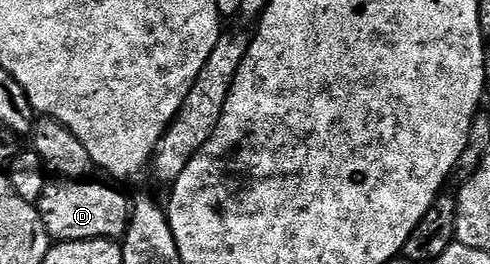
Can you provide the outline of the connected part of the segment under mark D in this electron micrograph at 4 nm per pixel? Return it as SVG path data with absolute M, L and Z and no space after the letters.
M65 179L57 184L61 185L46 184L43 195L35 202L54 242L91 239L120 242L124 238L131 220L131 201L119 190L100 185L97 179Z

